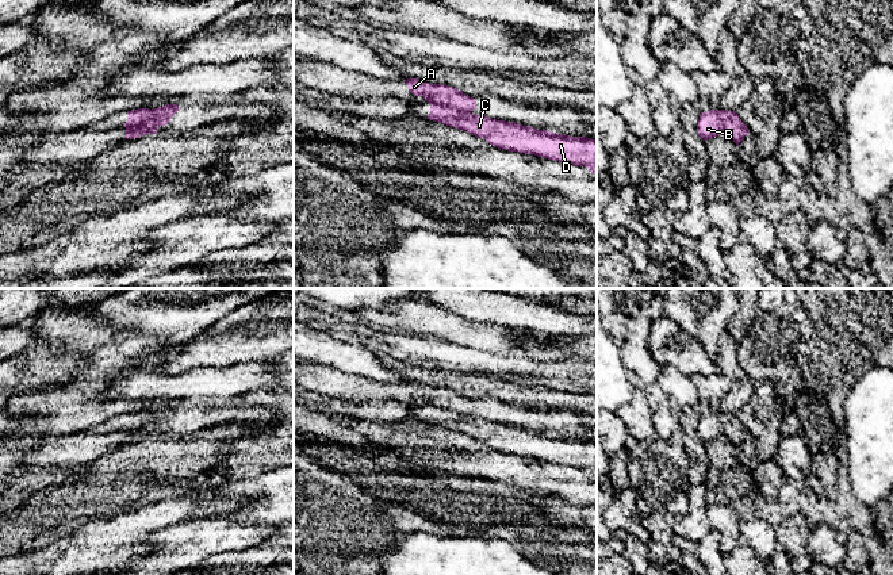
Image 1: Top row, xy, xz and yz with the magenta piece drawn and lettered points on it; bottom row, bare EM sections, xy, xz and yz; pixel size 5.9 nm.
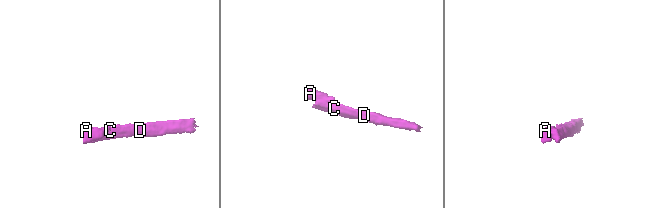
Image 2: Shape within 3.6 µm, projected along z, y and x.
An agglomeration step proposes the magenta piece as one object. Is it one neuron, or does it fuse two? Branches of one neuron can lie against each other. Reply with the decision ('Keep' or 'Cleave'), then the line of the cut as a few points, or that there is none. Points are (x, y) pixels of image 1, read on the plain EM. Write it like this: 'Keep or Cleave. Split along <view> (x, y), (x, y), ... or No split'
Cleave. Split along xz (432, 406), (470, 416)

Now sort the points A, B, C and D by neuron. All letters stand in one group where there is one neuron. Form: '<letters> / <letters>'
A B / C D

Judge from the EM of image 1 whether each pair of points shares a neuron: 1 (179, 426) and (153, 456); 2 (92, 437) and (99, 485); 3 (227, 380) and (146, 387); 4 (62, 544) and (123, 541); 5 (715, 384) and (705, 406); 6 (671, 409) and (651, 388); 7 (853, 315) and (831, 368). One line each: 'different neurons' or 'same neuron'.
1: different neurons
2: different neurons
3: same neuron
4: different neurons
5: same neuron
6: same neuron
7: same neuron

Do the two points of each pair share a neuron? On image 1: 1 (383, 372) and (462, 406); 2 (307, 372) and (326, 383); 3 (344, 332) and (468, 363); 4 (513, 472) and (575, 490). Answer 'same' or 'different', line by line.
1: different
2: same
3: same
4: same

